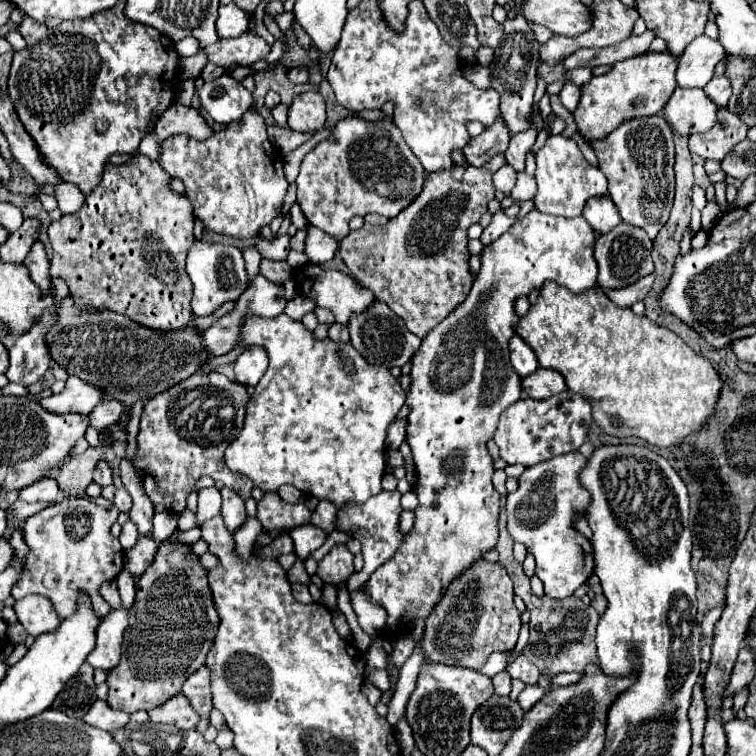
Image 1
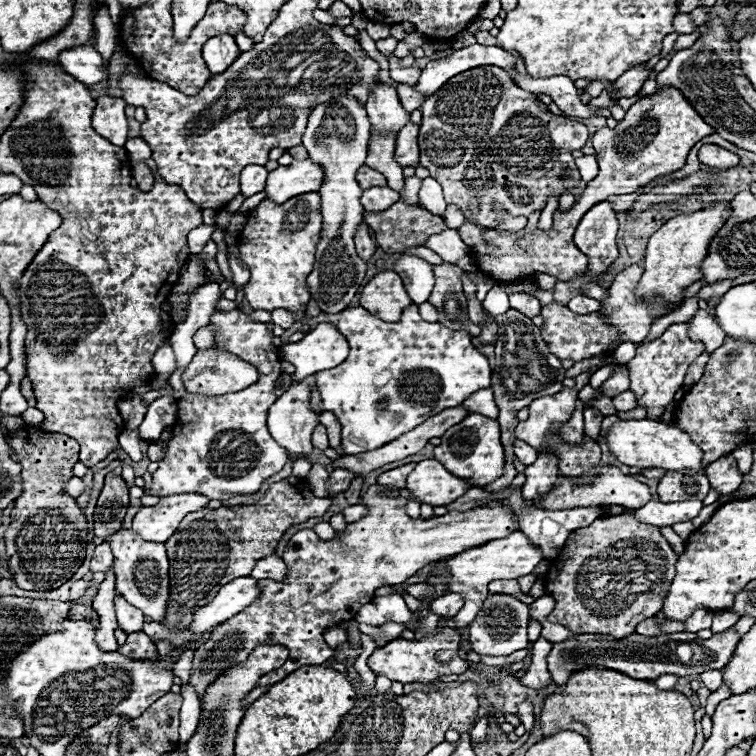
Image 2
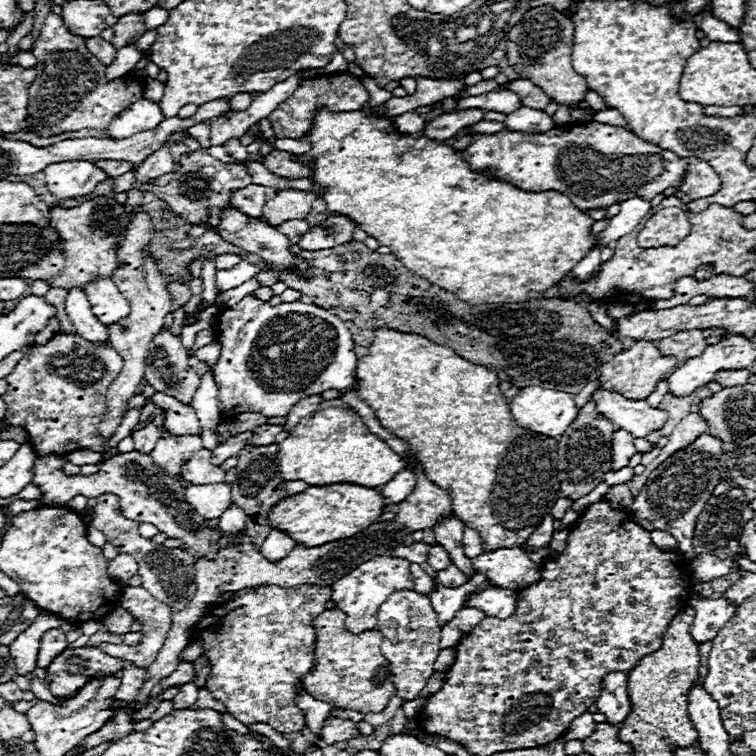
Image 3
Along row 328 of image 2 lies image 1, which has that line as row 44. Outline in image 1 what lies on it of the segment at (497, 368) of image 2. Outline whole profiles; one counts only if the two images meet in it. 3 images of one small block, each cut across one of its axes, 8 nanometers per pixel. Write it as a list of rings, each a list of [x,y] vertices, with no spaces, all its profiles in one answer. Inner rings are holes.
[[[520,16],[508,18],[502,26],[504,26],[504,36],[500,40],[500,46],[496,46],[494,50],[494,60],[490,64],[490,78],[492,78],[492,88],[500,92],[502,118],[510,128],[510,134],[516,134],[532,126],[530,114],[532,114],[532,98],[536,90],[536,68],[540,64],[540,44],[534,38],[534,32],[530,30],[528,22]]]

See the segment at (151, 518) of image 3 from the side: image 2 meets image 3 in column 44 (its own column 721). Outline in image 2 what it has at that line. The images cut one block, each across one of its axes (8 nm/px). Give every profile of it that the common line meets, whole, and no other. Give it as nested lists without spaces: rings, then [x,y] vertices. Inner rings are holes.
[[[732,454],[722,456],[720,460],[712,462],[706,466],[708,472],[708,480],[710,480],[710,488],[718,492],[718,504],[728,502],[730,494],[738,490],[740,482],[742,482],[742,474],[736,468],[736,460]]]

